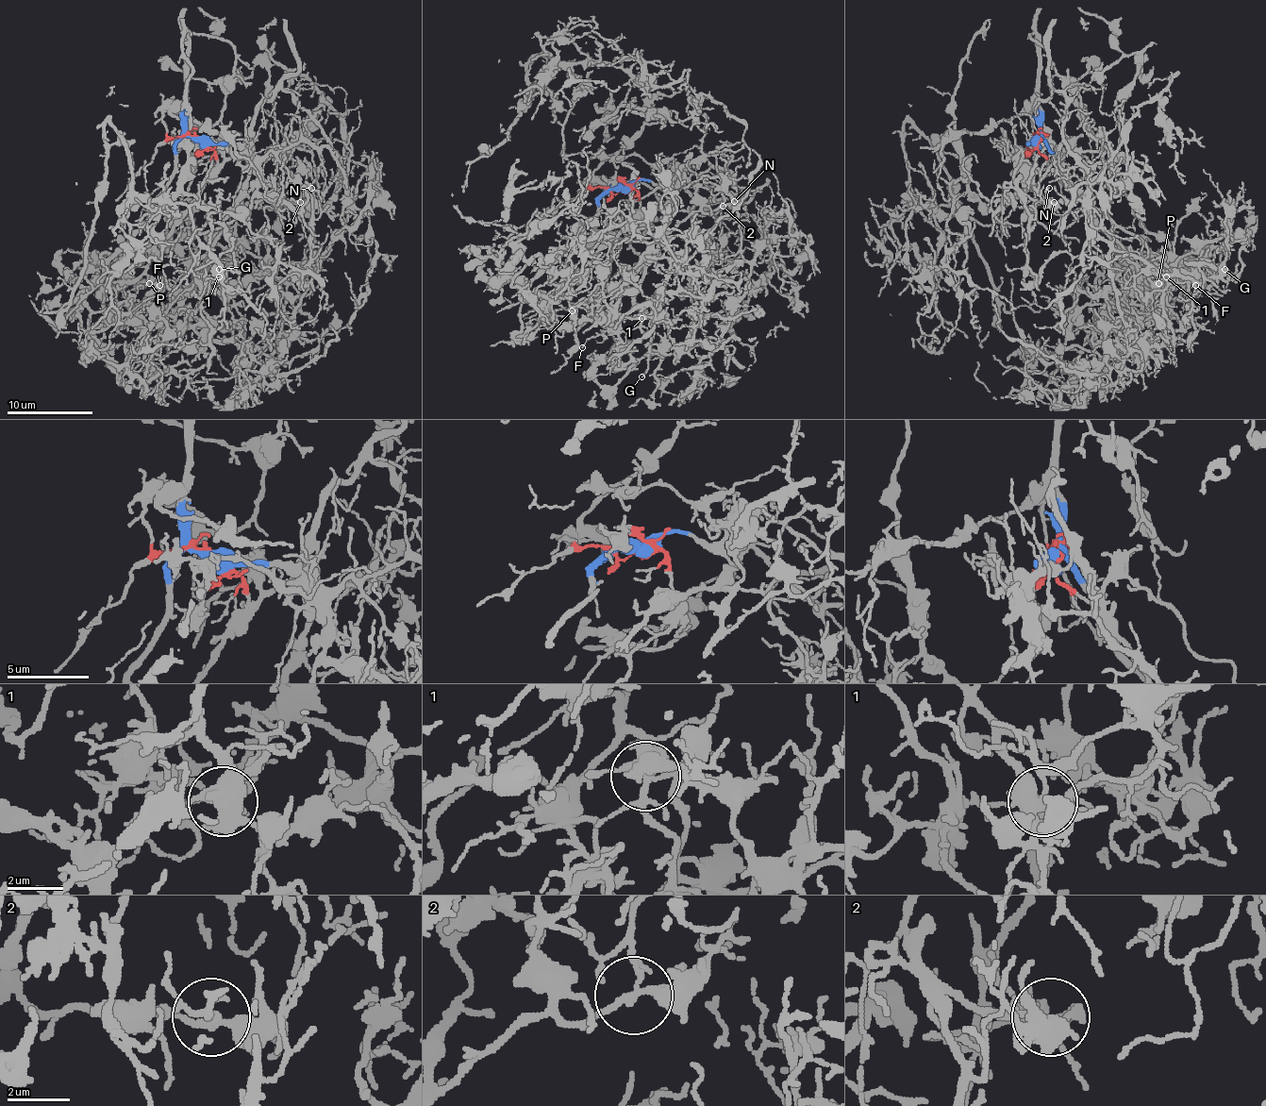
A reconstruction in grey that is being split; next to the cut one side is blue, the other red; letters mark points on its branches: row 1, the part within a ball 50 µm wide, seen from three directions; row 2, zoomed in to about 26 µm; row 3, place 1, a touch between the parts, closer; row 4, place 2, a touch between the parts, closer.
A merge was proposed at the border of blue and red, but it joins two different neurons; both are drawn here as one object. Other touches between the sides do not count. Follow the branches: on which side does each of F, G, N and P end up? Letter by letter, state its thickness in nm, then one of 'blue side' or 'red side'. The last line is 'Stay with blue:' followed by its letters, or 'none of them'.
F: 90 nm | red side
G: 110 nm | red side
N: 170 nm | red side
P: 100 nm | red side
Stay with blue: none of them

